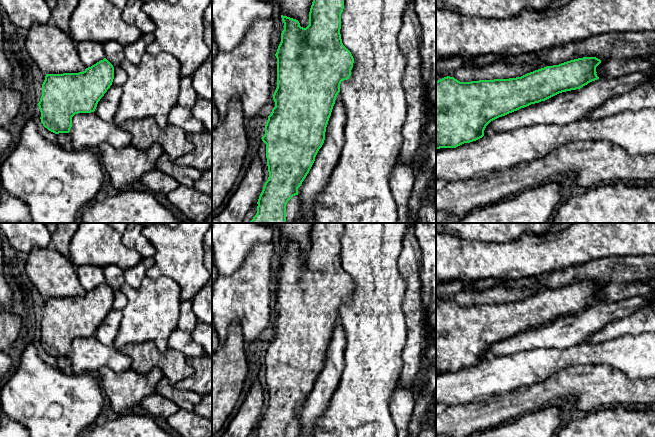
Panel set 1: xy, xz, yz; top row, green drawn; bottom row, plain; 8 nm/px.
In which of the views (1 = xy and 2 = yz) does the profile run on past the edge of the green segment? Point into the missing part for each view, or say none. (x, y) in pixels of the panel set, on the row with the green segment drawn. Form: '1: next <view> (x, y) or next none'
1: next xy (108, 105)
2: next yz (566, 107)

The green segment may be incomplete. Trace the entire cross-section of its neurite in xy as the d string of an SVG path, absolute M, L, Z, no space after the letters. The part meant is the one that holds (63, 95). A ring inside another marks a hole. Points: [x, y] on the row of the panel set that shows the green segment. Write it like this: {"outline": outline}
{"outline": "M106 58L83 72L46 74L42 84L42 96L37 104L41 112L41 123L55 134L69 133L72 117L78 113L95 112L102 120L114 123L120 105L122 86L113 85L113 79L114 67Z"}

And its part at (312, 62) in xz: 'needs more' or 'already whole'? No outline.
needs more

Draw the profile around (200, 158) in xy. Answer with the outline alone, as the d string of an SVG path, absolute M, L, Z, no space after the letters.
M175 105L169 112L168 124L182 128L193 143L193 150L175 160L180 166L193 167L201 172L212 170L212 133L191 113L191 109Z

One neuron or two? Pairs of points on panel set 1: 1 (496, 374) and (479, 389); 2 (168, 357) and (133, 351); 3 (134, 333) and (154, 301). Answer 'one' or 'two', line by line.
1: one
2: one
3: one

